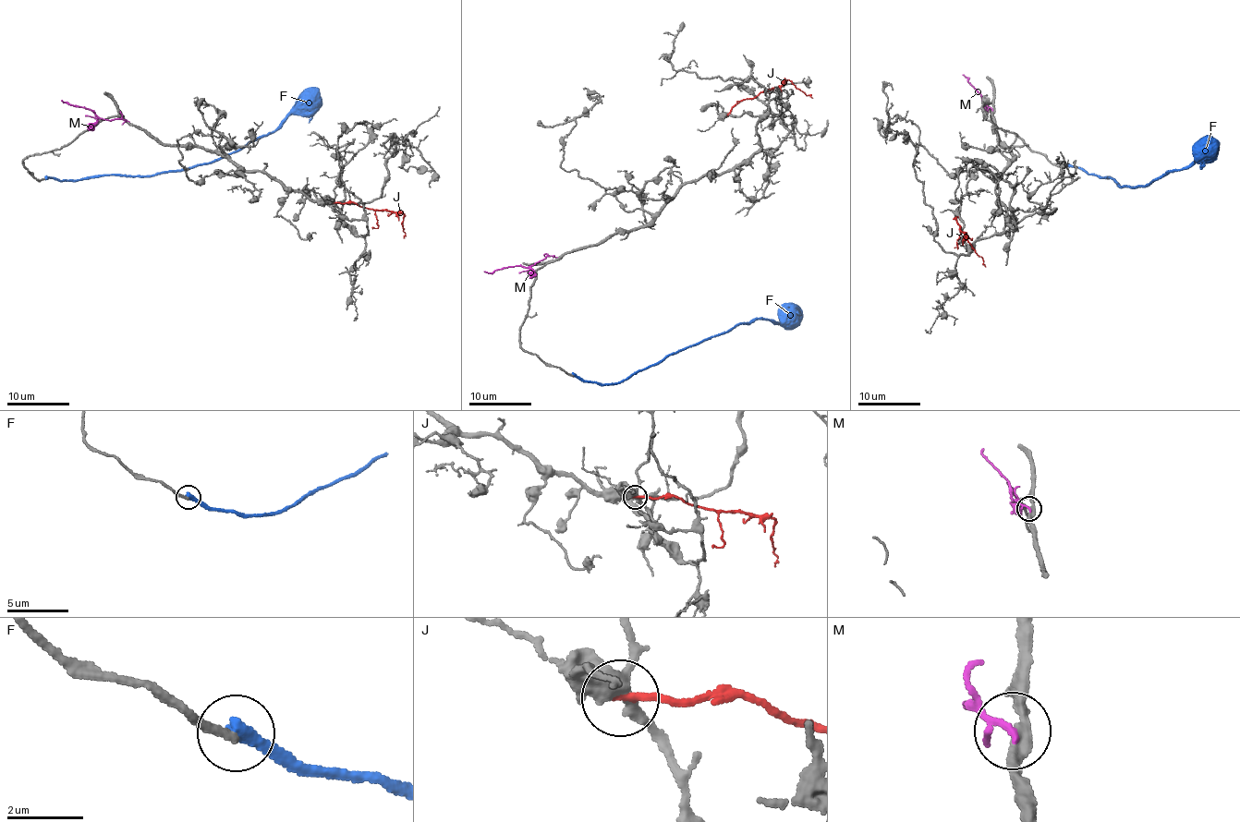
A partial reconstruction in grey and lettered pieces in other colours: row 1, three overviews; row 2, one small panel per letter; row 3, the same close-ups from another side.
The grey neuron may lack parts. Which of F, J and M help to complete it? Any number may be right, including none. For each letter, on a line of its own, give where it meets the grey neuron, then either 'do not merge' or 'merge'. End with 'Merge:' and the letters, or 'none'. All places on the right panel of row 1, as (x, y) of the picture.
F: meets grey at (1067, 166); do not merge
J: meets grey at (957, 216); do not merge
M: meets grey at (991, 109); do not merge
Merge: none

